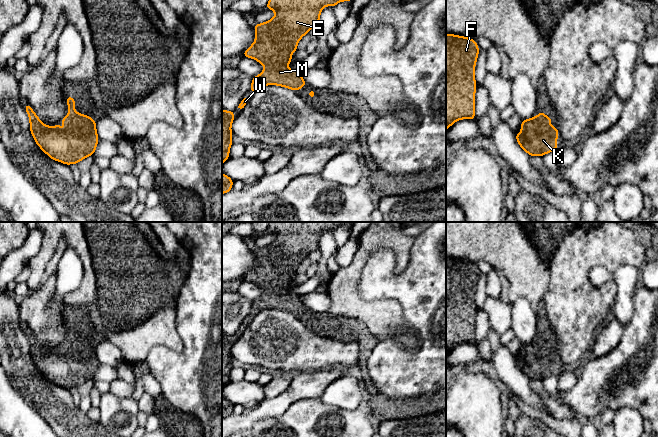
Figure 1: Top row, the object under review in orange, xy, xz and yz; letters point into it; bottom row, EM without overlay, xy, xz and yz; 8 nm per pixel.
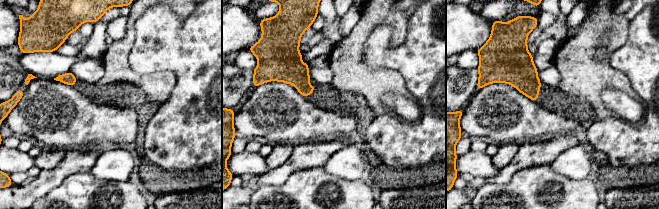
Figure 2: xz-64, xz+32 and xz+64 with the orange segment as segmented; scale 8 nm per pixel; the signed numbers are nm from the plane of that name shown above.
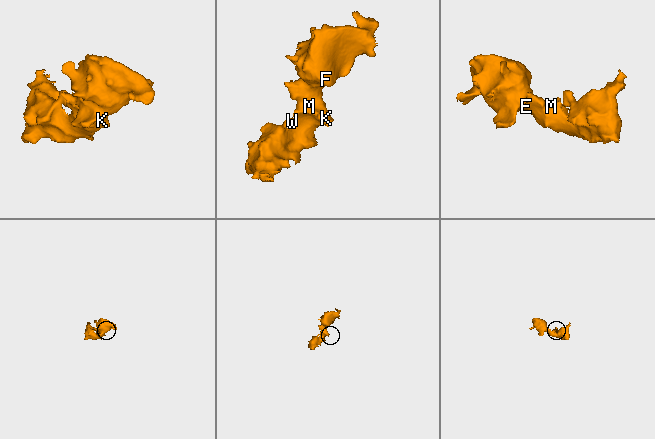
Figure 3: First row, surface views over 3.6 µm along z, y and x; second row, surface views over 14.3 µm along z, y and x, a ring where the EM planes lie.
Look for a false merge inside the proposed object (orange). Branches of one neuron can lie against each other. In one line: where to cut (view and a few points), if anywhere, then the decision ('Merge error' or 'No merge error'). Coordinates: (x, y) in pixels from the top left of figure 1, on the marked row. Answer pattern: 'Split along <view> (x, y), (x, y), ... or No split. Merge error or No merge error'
No split. No merge error

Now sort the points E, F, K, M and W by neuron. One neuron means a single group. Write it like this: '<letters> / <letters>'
E F K M W

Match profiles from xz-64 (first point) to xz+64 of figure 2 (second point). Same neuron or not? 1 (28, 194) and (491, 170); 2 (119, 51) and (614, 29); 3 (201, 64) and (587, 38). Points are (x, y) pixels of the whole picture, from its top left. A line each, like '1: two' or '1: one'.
1: two
2: one
3: two

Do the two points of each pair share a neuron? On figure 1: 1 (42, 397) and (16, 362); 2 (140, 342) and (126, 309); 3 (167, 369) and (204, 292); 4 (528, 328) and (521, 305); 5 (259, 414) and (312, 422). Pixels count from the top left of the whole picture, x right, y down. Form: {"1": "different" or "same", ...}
{"1": "same", "2": "different", "3": "same", "4": "same", "5": "different"}

